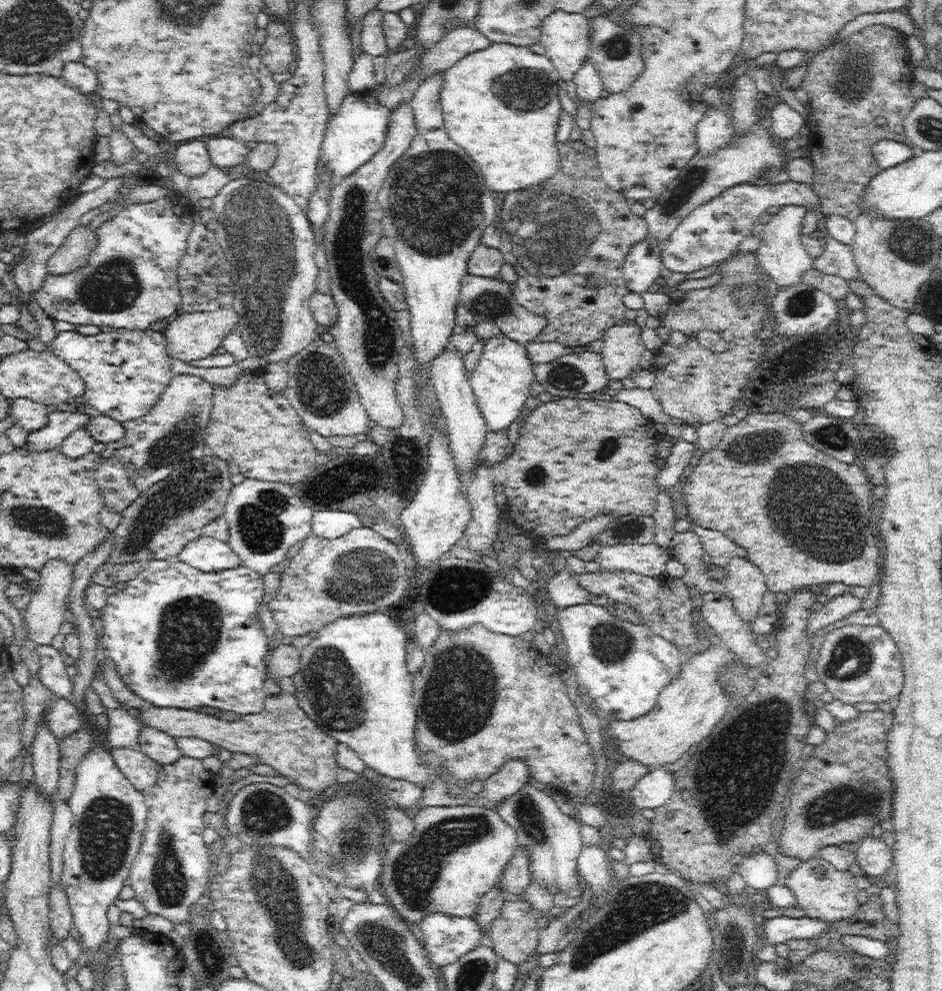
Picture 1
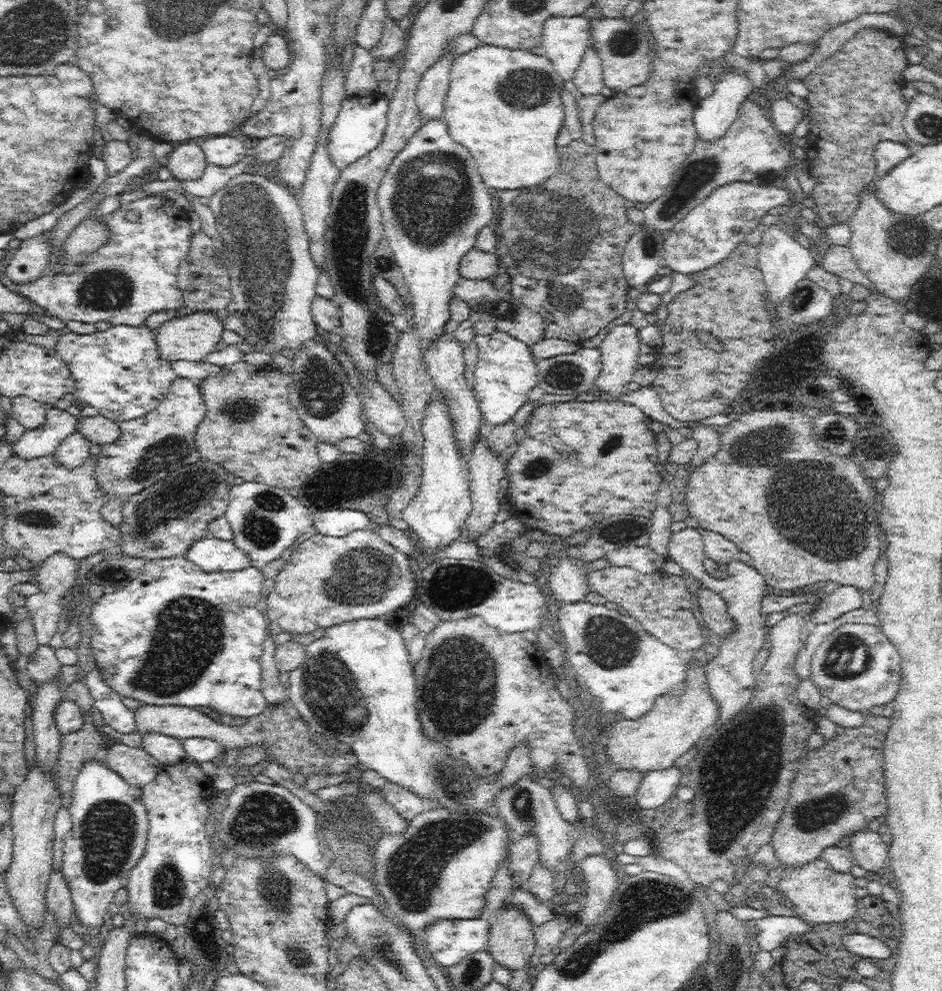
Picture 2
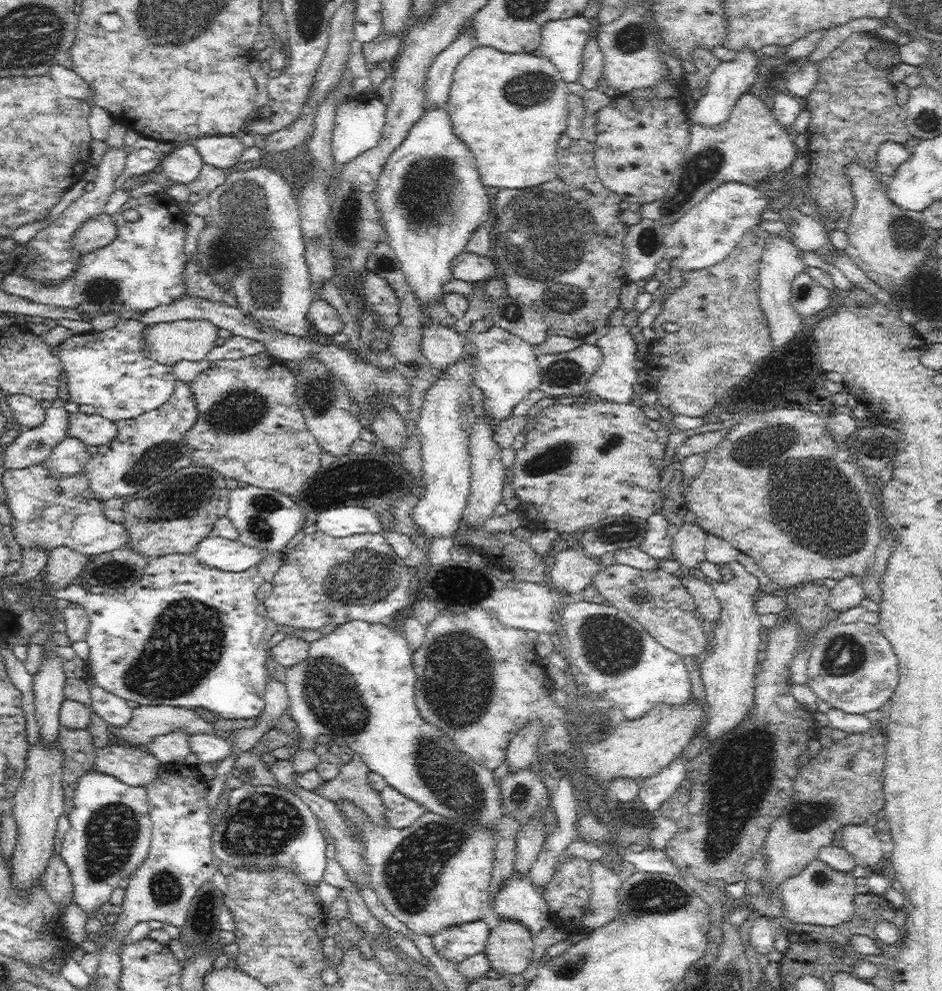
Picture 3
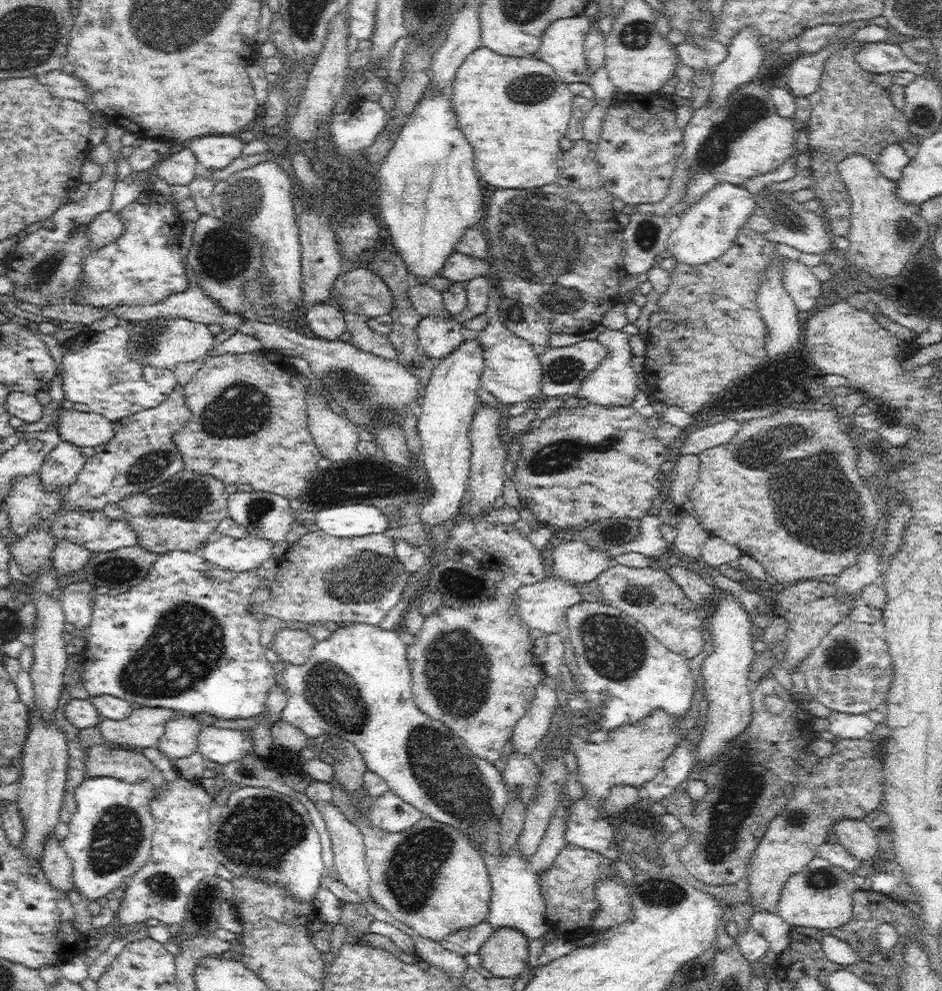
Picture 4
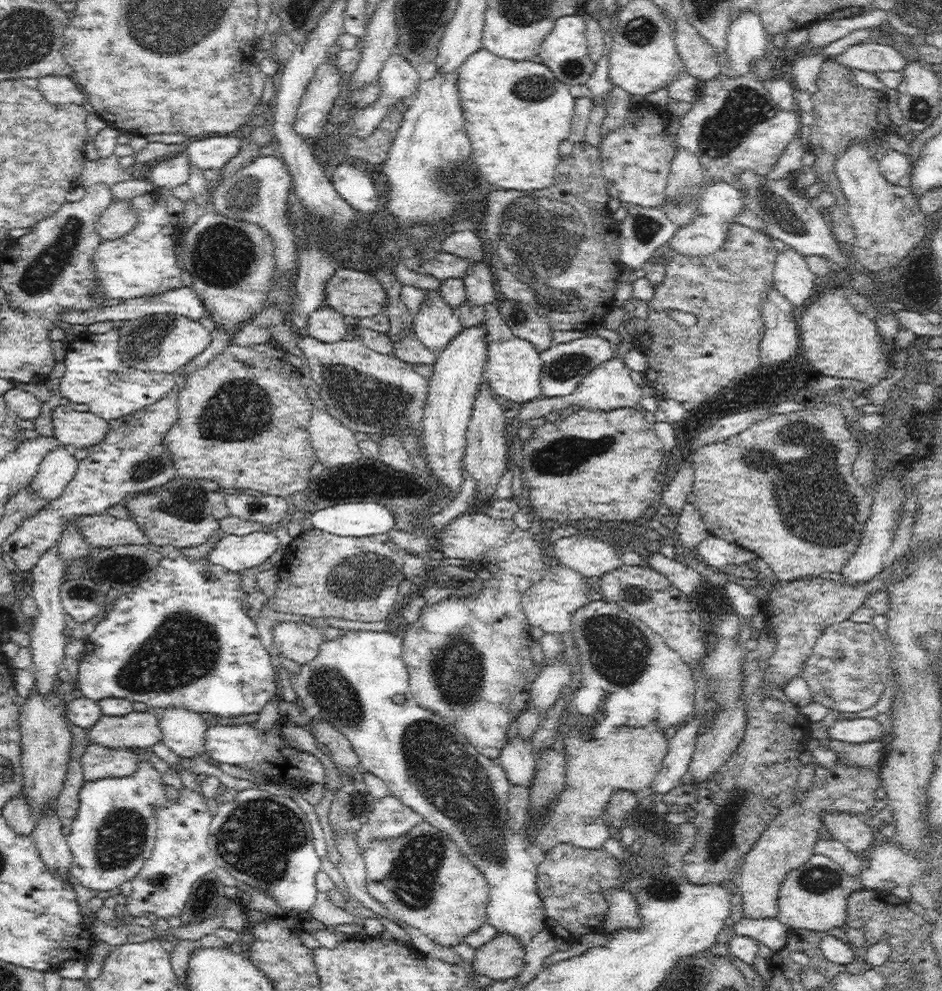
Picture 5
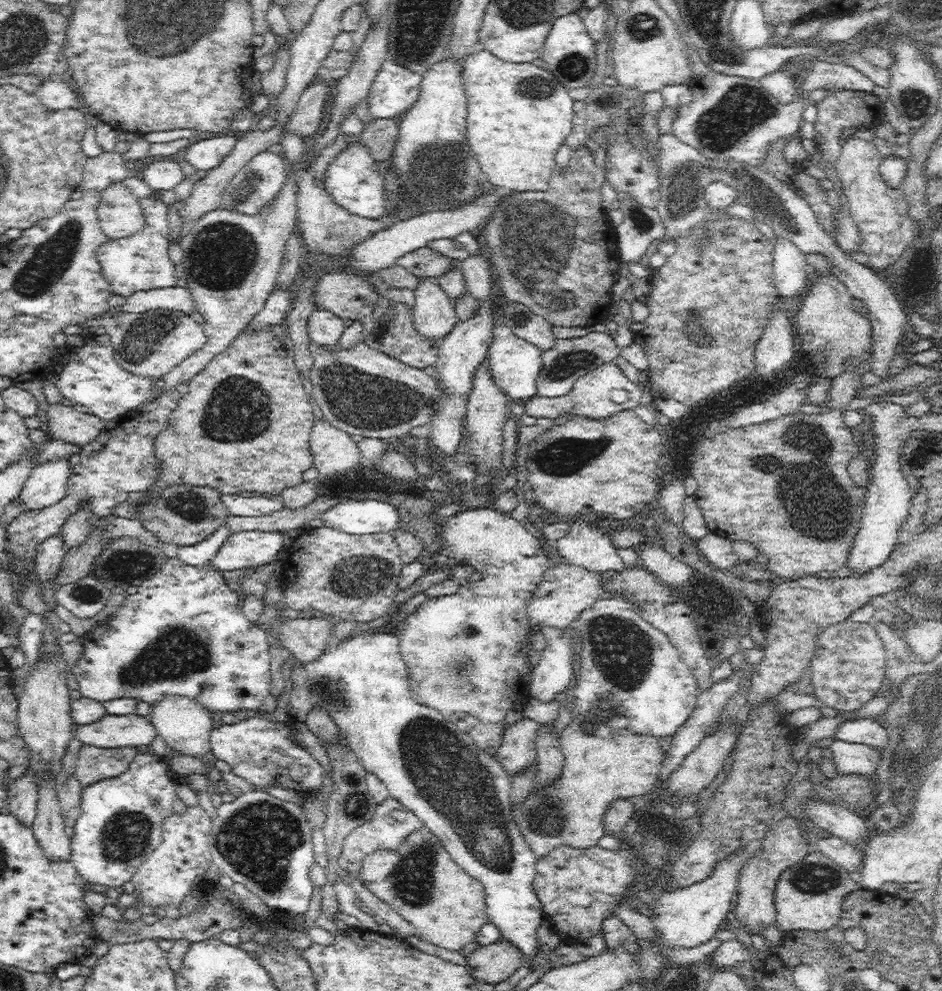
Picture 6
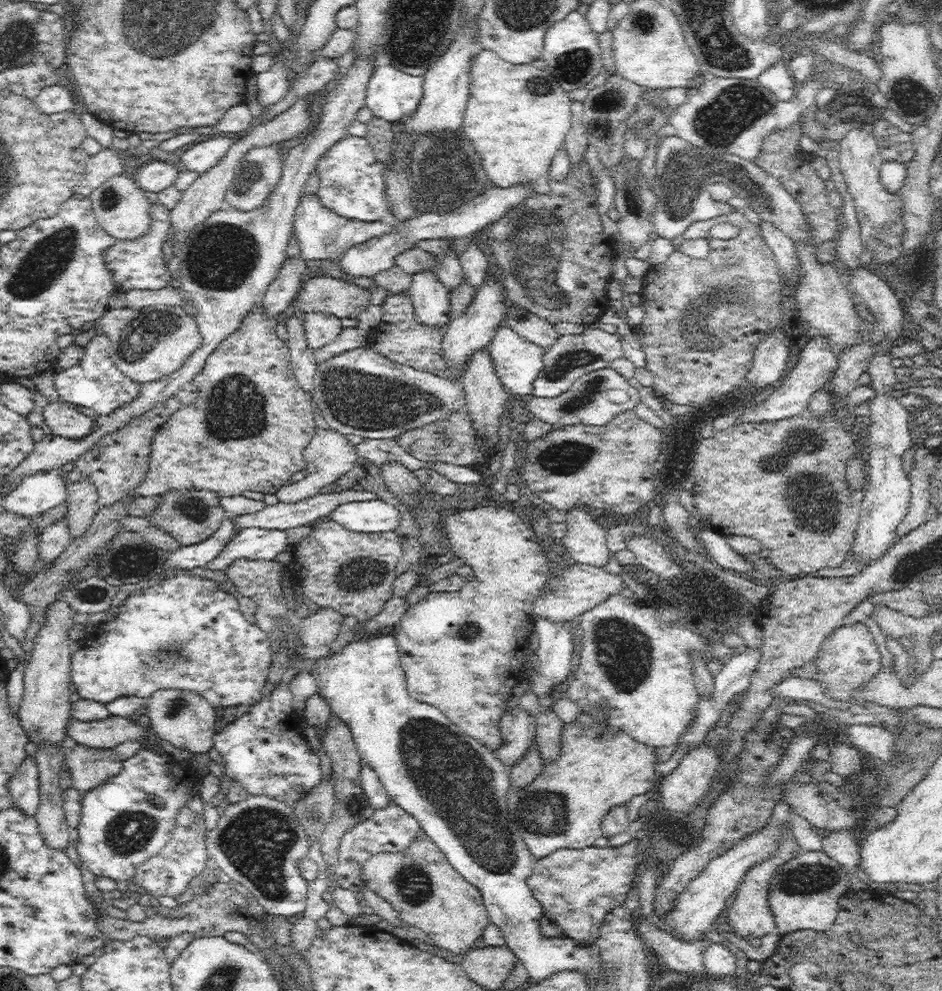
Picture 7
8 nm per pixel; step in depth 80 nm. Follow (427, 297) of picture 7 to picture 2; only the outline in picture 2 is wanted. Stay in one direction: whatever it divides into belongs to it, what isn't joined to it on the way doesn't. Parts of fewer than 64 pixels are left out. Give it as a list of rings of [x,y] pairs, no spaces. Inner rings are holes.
[[[444,332],[436,340],[432,340],[432,342],[424,346],[424,358],[427,364],[427,373],[434,381],[437,390],[447,400],[448,412],[453,422],[453,435],[455,436],[456,446],[459,448],[461,455],[468,461],[472,454],[474,442],[486,430],[486,422],[480,412],[479,402],[464,377],[463,348],[464,346],[452,334]]]

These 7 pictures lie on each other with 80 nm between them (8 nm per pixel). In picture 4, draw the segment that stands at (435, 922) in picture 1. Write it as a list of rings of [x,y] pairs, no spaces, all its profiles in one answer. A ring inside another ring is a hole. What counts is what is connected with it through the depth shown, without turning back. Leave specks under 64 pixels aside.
[[[488,920],[445,936],[441,945],[456,954],[478,954],[479,948],[492,936],[495,928]]]

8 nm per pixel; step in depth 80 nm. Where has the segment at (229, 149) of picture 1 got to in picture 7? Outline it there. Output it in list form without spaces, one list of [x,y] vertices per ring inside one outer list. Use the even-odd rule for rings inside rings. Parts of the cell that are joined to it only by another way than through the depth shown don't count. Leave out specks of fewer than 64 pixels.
[[[227,134],[206,137],[181,155],[182,169],[194,170],[200,175],[205,173],[216,166],[220,159],[224,158],[235,141],[236,137],[234,135]]]

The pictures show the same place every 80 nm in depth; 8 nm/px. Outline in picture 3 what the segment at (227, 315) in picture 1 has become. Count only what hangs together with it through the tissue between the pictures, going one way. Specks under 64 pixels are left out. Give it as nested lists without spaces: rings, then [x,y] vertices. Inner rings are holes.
[[[182,319],[160,322],[148,325],[142,333],[144,339],[144,353],[146,357],[158,361],[158,363],[173,366],[179,360],[198,361],[207,358],[207,354],[214,347],[218,336],[218,328],[209,320]]]

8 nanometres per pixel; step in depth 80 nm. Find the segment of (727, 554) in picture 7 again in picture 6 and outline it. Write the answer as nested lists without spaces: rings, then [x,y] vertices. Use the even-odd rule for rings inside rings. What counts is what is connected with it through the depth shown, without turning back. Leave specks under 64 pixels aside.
[[[709,532],[695,544],[703,559],[714,568],[729,569],[737,564],[738,556],[734,553],[733,542],[724,536]]]

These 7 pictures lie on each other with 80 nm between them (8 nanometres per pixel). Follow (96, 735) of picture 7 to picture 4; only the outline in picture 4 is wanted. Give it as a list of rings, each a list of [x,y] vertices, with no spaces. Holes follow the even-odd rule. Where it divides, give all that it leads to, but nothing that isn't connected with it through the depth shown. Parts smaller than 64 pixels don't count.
[[[140,707],[124,720],[103,717],[97,726],[101,736],[108,742],[150,748],[157,746],[159,738],[164,734],[166,722],[176,714],[181,712],[164,707]]]

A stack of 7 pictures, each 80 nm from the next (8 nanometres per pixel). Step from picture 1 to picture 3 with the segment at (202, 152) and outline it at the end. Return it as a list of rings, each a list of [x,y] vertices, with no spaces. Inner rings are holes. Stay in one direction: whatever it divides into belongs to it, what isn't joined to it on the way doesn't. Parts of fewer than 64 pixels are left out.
[[[194,145],[176,147],[163,158],[158,167],[168,180],[188,185],[198,178],[202,165],[202,157]]]

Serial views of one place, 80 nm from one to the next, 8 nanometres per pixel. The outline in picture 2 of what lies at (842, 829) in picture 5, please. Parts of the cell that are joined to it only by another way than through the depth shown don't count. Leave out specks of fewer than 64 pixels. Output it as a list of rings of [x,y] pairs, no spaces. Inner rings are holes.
[[[860,830],[850,834],[854,862],[870,872],[887,871],[889,848],[879,833]]]

